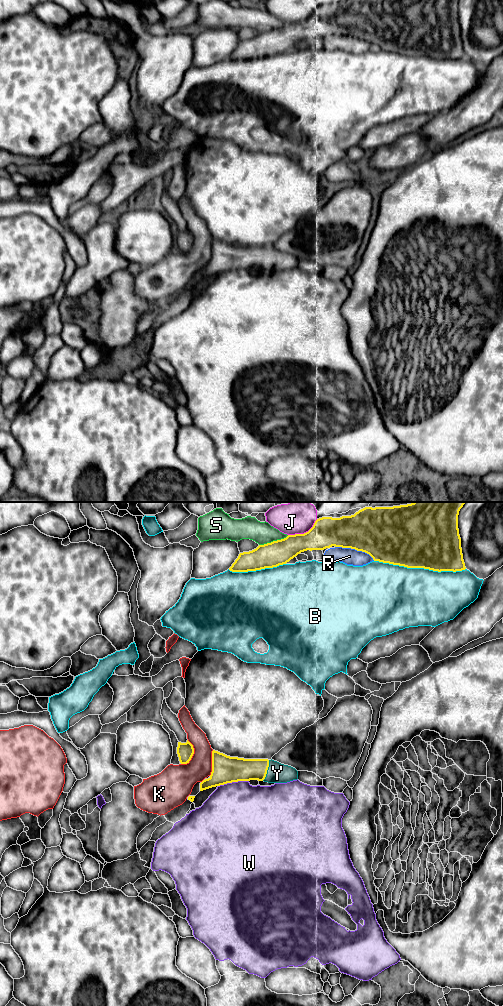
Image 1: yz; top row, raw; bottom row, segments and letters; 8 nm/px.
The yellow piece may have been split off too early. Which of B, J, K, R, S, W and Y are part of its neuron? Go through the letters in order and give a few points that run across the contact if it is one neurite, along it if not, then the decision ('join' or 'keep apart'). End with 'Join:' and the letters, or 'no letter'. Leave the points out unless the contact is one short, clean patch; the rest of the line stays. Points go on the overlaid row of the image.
B: keep apart
J: keep apart
K: keep apart
R: keep apart
S: keep apart
W: keep apart
Y: line yz (236, 769), (267, 769), (277, 773); join
Join: Y

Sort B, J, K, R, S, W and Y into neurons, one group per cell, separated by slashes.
B / J / K / R / S / W / Y

